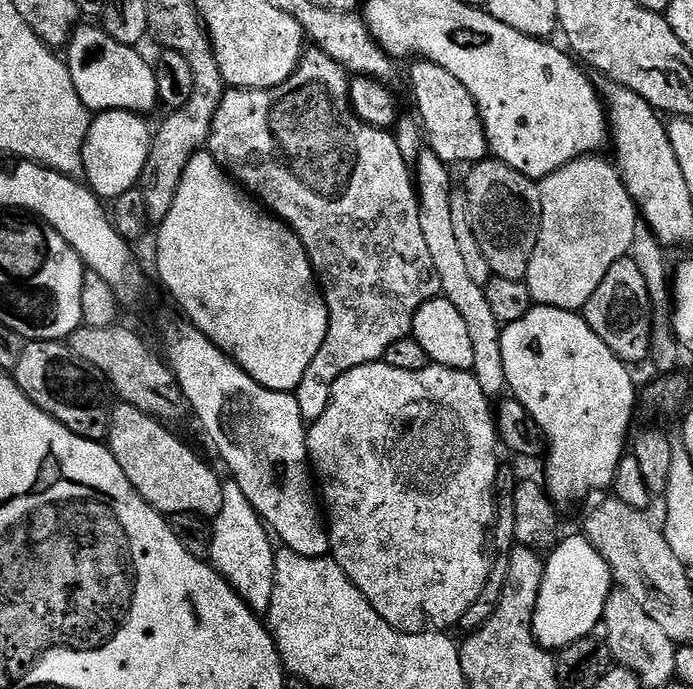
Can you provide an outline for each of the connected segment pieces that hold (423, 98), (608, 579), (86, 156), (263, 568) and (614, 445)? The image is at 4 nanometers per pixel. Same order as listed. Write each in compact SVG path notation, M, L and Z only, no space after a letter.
M417 59L413 64L416 65L409 70L408 80L412 83L412 96L420 111L418 120L430 151L438 154L441 162L449 166L455 165L454 163L471 166L489 159L490 149L484 123L466 86L462 86L462 82L458 82L458 78L450 74L450 70L442 70L442 66L434 62Z
M587 538L561 539L547 553L544 577L532 619L532 632L537 644L549 650L559 650L574 642L591 637L604 619L608 595L614 590L610 566Z
M128 111L101 112L93 119L83 146L83 175L102 200L116 199L139 183L153 137L151 127L143 120L139 113Z
M225 481L222 509L213 517L210 527L212 540L208 558L212 567L251 606L255 614L265 615L273 600L276 548L272 546L267 525L250 506L250 500L236 481Z
M533 306L526 318L503 325L502 362L506 366L507 391L522 402L540 427L546 441L548 495L560 506L588 496L591 492L611 489L620 459L626 454L630 440L628 427L632 424L632 411L638 408L638 388L632 385L629 365L623 364L615 354L590 330L583 315L561 308Z

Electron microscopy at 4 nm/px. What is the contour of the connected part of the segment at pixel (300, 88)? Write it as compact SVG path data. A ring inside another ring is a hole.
M319 50L305 51L304 55L300 57L294 74L290 74L290 78L286 78L286 82L273 88L234 88L225 91L222 102L214 114L214 122L206 145L207 151L212 153L212 157L218 161L221 168L237 184L247 189L253 197L258 198L259 203L277 220L283 220L302 242L302 246L308 252L308 259L312 261L316 283L320 285L320 290L324 293L324 300L328 303L326 342L322 342L322 350L318 350L318 354L314 354L314 362L310 362L310 366L306 366L306 374L302 374L302 382L296 387L294 393L298 402L298 410L302 410L302 418L306 422L322 418L328 400L332 397L334 382L338 382L338 378L342 378L342 374L346 374L358 366L383 361L386 350L390 350L390 346L394 346L394 342L412 335L414 314L418 314L421 306L427 300L437 299L441 295L438 270L434 270L434 258L430 258L430 249L426 247L426 238L422 234L420 197L416 194L416 185L412 182L396 184L398 153L393 133L370 126L356 117L352 110L352 99L348 93L349 83L348 69L343 68L338 62L334 62L334 58L330 58Z

